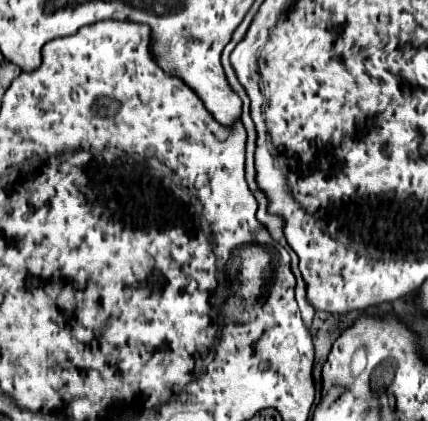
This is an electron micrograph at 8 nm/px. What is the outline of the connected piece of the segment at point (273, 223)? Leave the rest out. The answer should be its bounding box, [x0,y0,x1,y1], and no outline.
[260,193,284,245]

